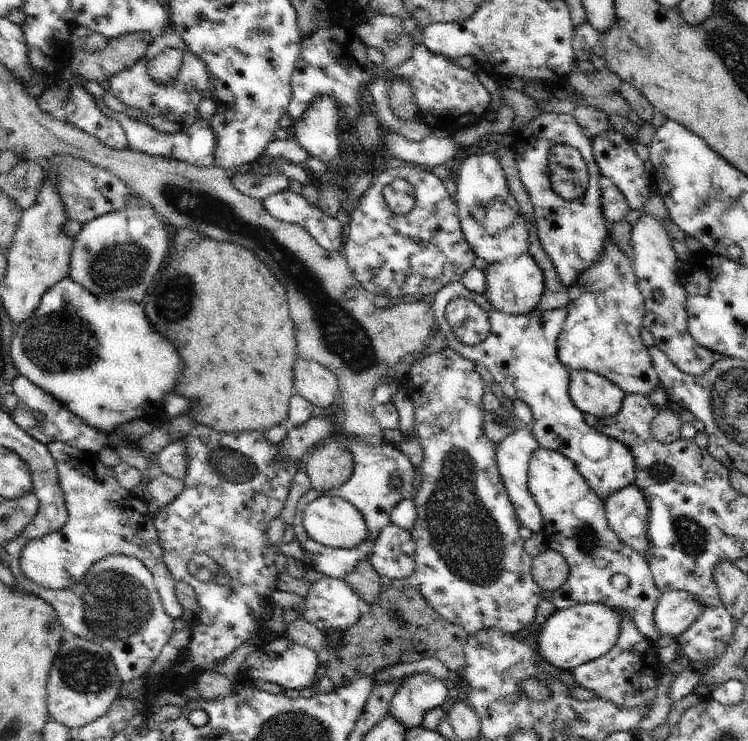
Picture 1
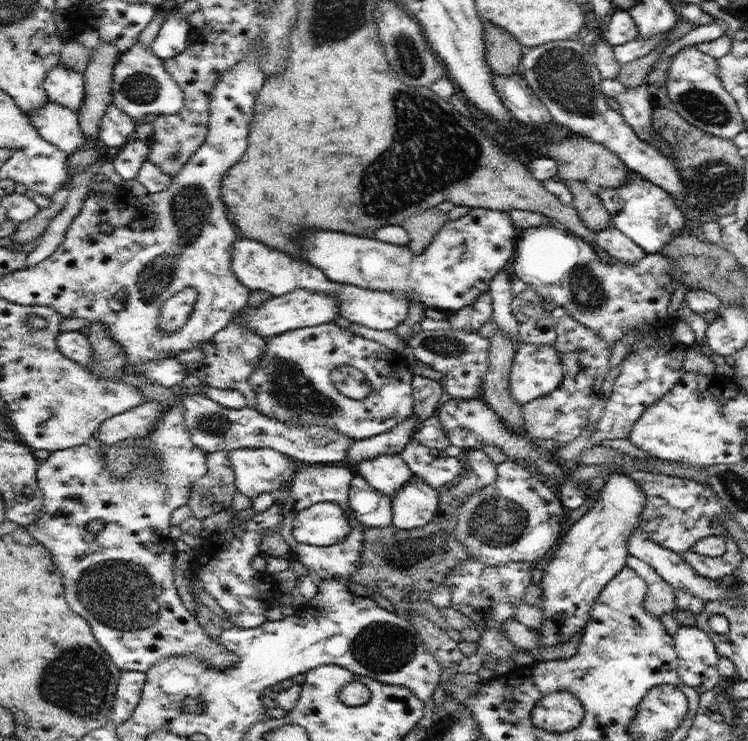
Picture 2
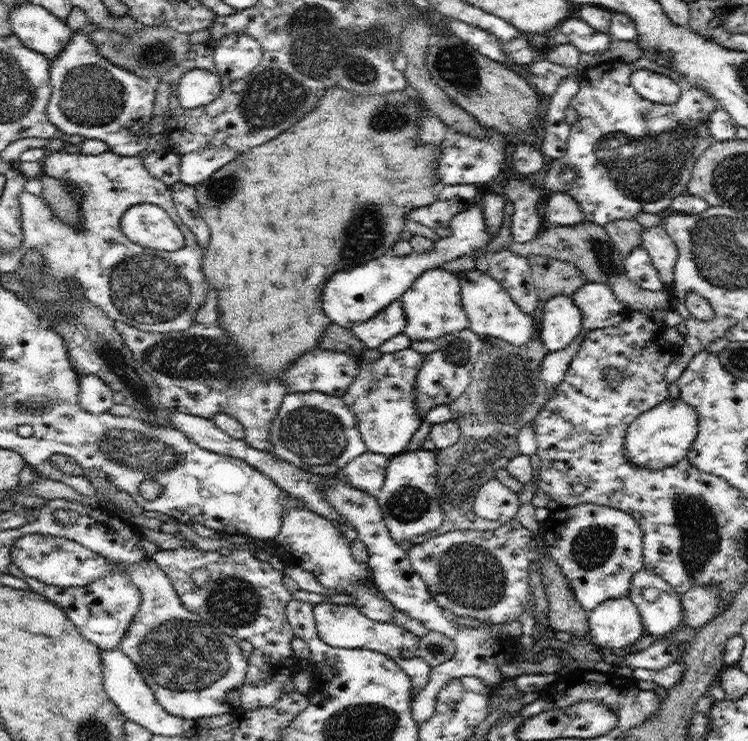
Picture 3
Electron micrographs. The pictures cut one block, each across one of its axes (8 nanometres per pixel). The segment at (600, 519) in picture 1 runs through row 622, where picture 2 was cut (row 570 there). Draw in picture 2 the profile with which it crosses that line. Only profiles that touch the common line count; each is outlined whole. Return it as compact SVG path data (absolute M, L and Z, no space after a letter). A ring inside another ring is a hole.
M629 555L627 565L636 571L648 585L648 592L644 596L646 614L661 618L677 609L675 590L666 582L647 562Z

